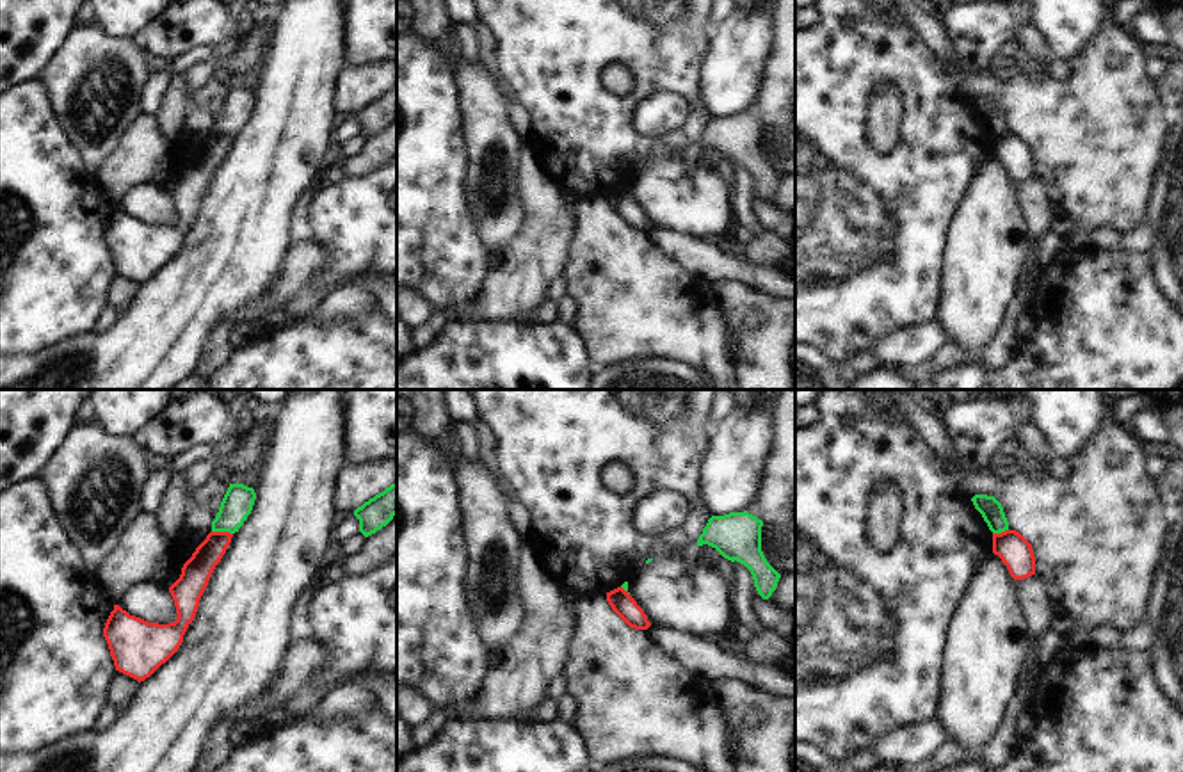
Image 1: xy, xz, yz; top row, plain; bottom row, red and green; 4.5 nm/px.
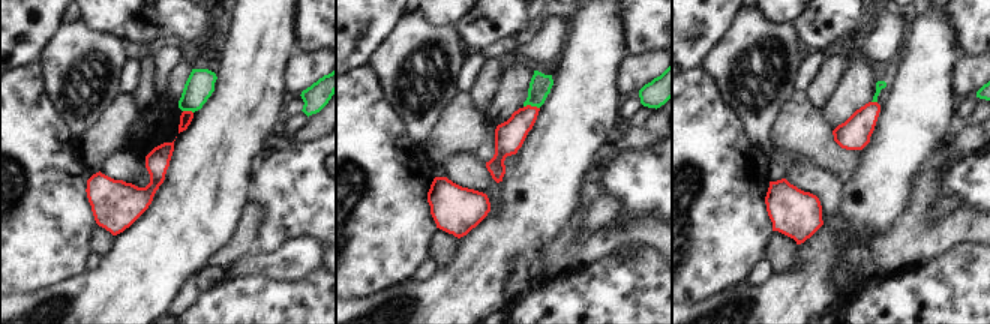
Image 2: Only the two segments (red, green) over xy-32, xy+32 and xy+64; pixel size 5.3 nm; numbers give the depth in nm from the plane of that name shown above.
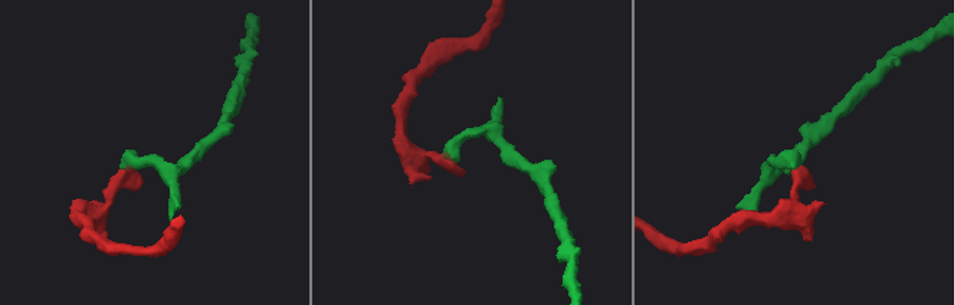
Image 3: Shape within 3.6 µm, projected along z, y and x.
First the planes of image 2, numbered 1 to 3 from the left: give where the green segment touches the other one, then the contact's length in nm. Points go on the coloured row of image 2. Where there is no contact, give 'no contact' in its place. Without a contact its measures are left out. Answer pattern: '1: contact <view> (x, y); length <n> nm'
1: contact xy-32 (188, 111); length 60 nm
2: contact xy+32 (530, 105); length 90 nm
3: contact xy+64 (875, 102); length 30 nm

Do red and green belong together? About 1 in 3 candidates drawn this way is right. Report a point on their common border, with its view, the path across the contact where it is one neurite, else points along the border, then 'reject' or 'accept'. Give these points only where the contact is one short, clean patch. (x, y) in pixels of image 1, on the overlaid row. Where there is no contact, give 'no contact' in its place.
contact xy (223, 532); border xy (212, 530), (228, 530), (232, 534); reject

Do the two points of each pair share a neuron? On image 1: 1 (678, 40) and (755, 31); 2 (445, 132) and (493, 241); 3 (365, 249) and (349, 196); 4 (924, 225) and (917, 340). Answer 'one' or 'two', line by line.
1: two
2: two
3: one
4: two

